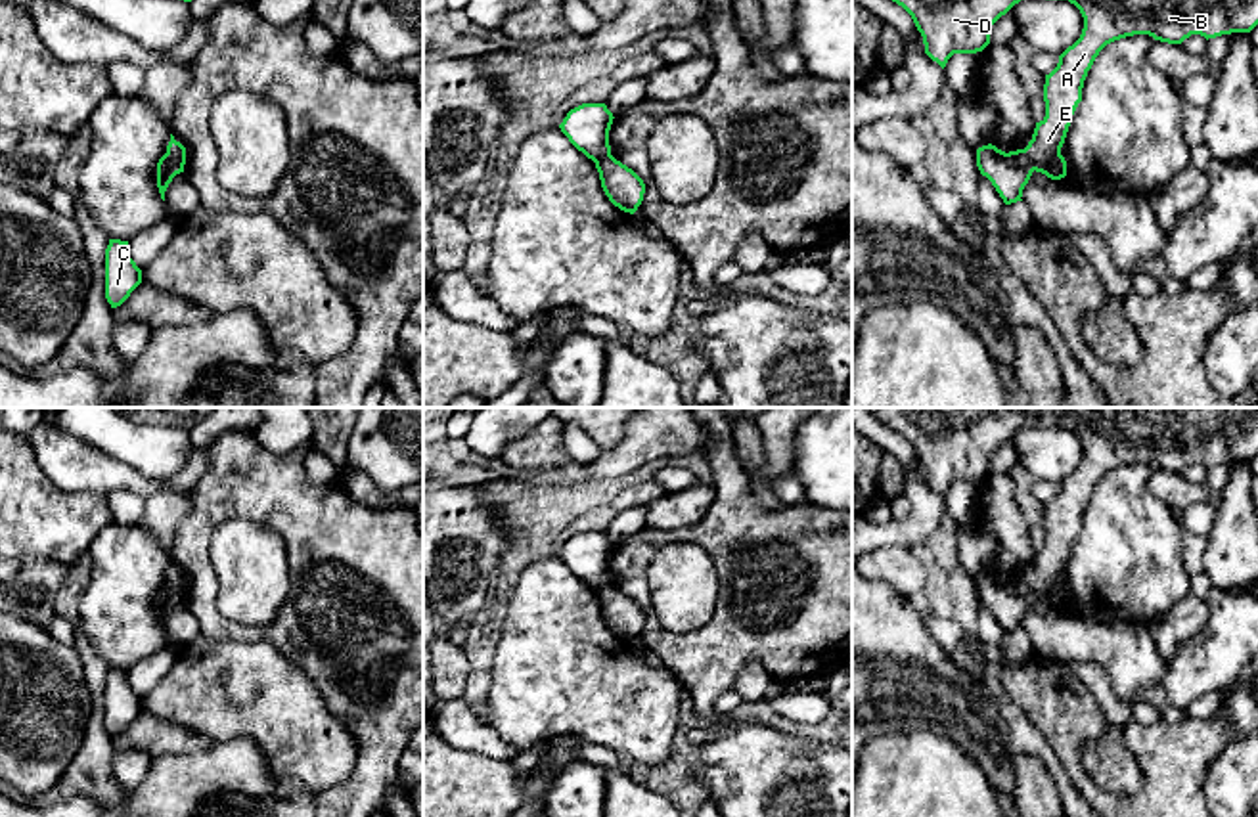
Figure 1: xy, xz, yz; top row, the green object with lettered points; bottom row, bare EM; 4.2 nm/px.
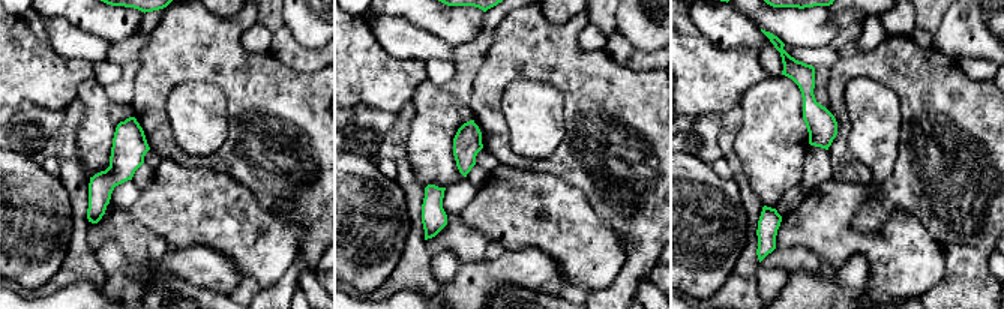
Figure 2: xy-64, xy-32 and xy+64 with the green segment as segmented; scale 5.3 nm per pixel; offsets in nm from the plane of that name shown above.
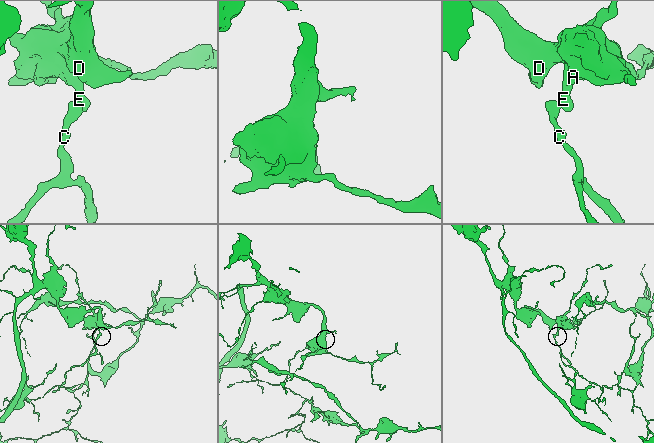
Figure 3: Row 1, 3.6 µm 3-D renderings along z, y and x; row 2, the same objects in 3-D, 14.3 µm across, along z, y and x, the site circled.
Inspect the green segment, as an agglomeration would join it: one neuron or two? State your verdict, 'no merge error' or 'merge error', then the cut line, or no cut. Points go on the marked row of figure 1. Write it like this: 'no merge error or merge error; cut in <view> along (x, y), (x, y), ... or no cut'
merge error; cut in yz along (1023, 150), (1034, 169)

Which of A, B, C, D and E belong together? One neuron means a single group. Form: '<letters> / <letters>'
A B D E / C

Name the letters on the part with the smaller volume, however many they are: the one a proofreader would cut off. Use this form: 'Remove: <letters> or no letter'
Remove: C

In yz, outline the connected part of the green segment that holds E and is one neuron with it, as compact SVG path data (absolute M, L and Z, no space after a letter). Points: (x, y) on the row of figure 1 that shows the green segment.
M1068 0L1082 17L1080 38L1045 75L1045 117L1036 122L1024 147L1036 172L1051 180L1067 176L1061 155L1070 119L1082 101L1082 88L1099 52L1120 38L1149 34L1181 44L1191 34L1206 40L1231 33L1250 33L1258 25L1258 0Z

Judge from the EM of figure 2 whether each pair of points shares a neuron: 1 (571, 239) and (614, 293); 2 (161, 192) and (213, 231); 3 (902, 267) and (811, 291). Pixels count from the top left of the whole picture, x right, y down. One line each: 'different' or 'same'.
1: different
2: same
3: different

